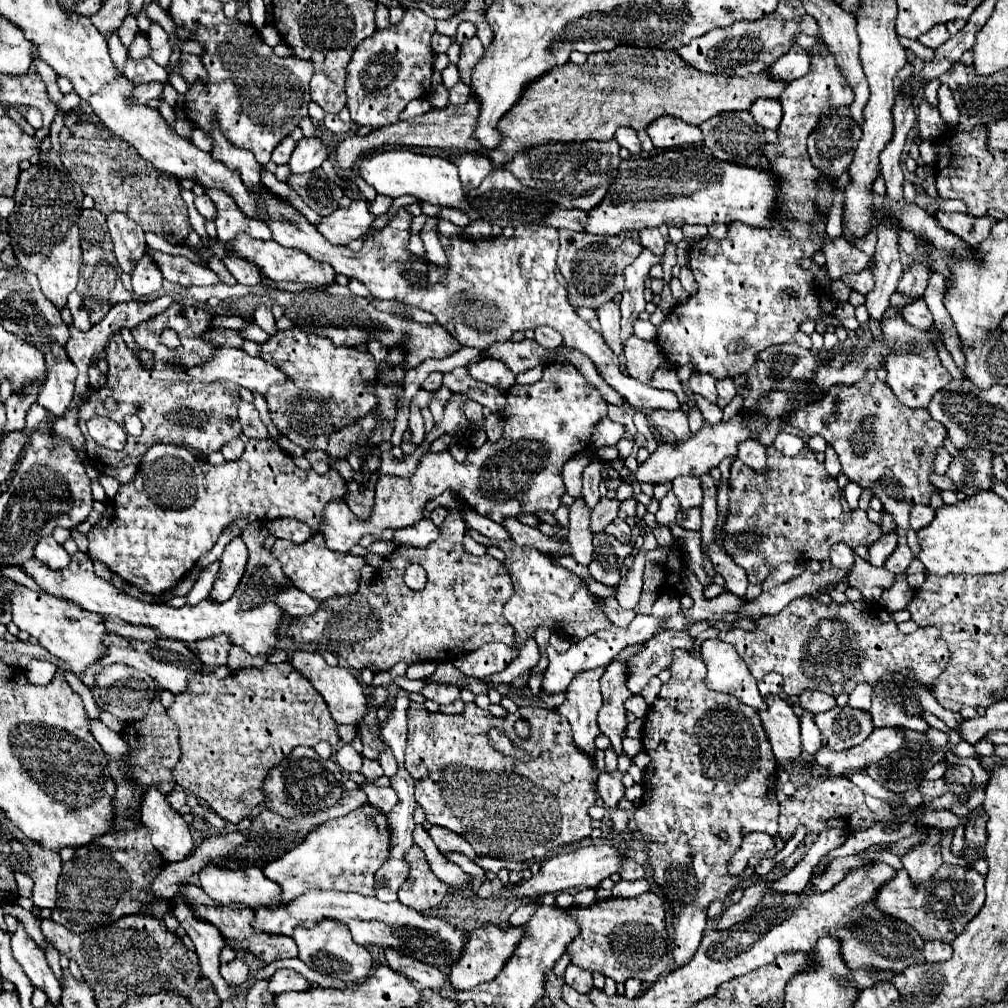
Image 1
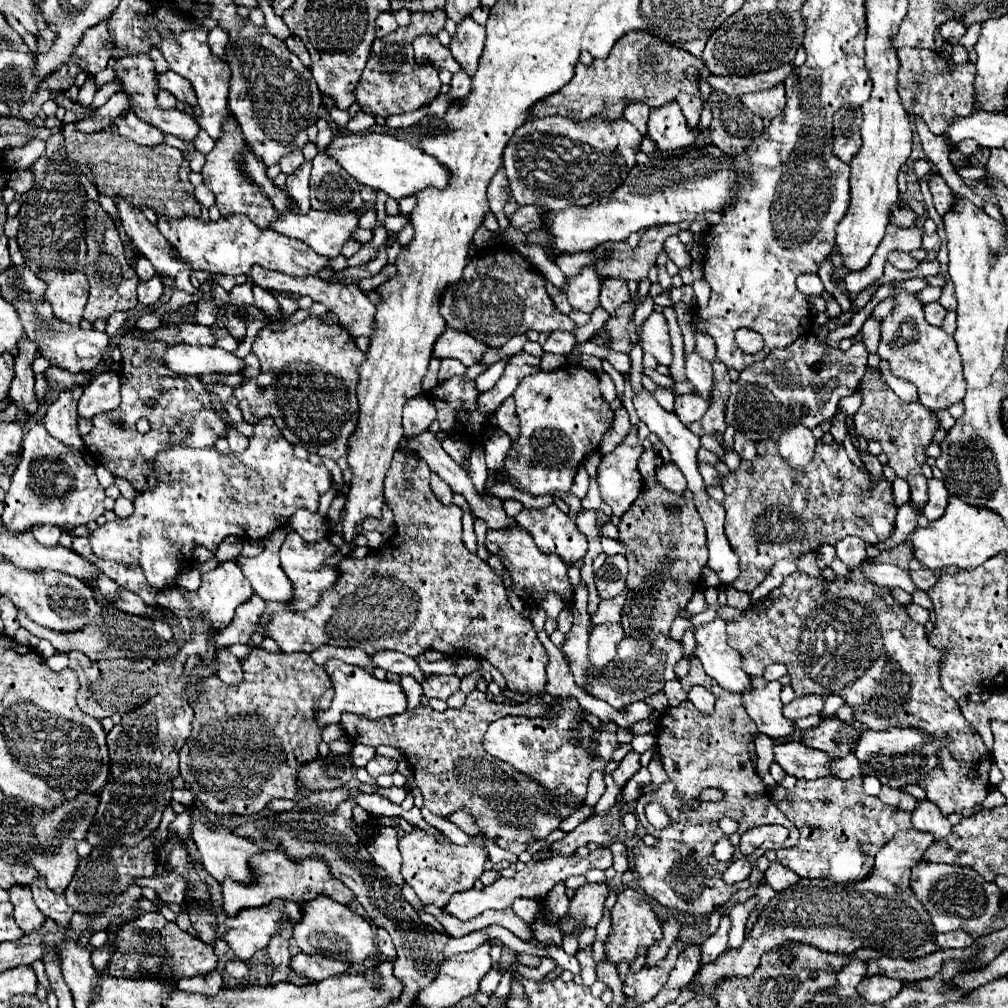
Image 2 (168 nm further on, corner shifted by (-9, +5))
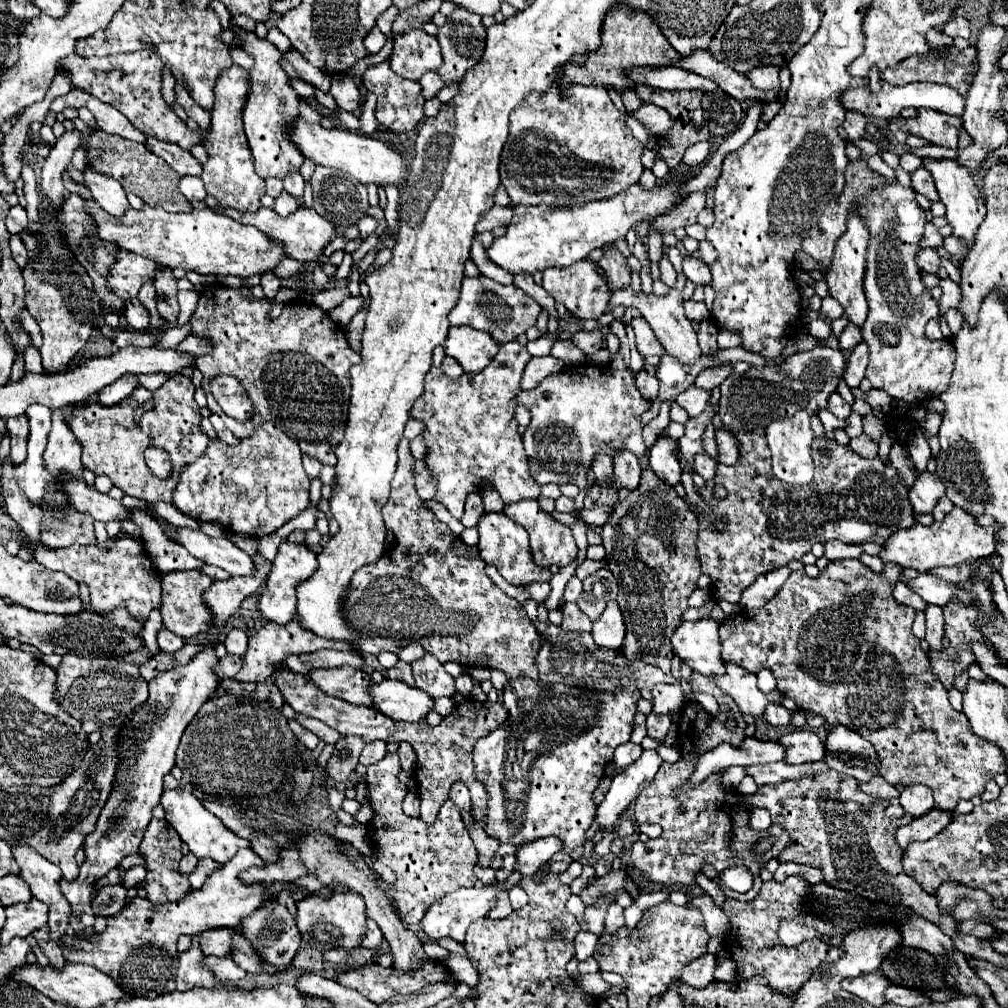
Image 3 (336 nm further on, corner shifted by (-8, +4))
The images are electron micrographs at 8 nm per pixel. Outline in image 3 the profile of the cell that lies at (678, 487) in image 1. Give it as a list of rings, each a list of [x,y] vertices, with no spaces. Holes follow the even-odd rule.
[[[699,453],[699,455],[695,455],[693,469],[695,469],[695,473],[699,473],[705,481],[709,481],[709,479],[713,479],[713,477],[715,477],[717,463],[715,463],[707,453]]]

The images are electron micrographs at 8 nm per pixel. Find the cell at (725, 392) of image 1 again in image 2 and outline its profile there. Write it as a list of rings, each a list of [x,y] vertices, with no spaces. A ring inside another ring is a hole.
[[[726,398],[714,400],[710,404],[708,412],[696,424],[690,424],[688,430],[694,432],[696,436],[704,436],[704,434],[724,434],[724,430],[726,430],[724,406],[726,406]]]

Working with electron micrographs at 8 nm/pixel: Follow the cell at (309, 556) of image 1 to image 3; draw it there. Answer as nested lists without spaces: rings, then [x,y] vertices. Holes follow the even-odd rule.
[[[283,541],[279,545],[277,557],[273,559],[273,567],[271,567],[269,577],[267,577],[265,591],[261,593],[261,599],[259,599],[259,609],[261,609],[263,617],[269,619],[269,621],[275,621],[279,625],[289,623],[295,617],[295,611],[297,611],[297,593],[295,593],[295,589],[297,589],[299,583],[303,583],[313,573],[315,573],[315,553],[303,543]]]

